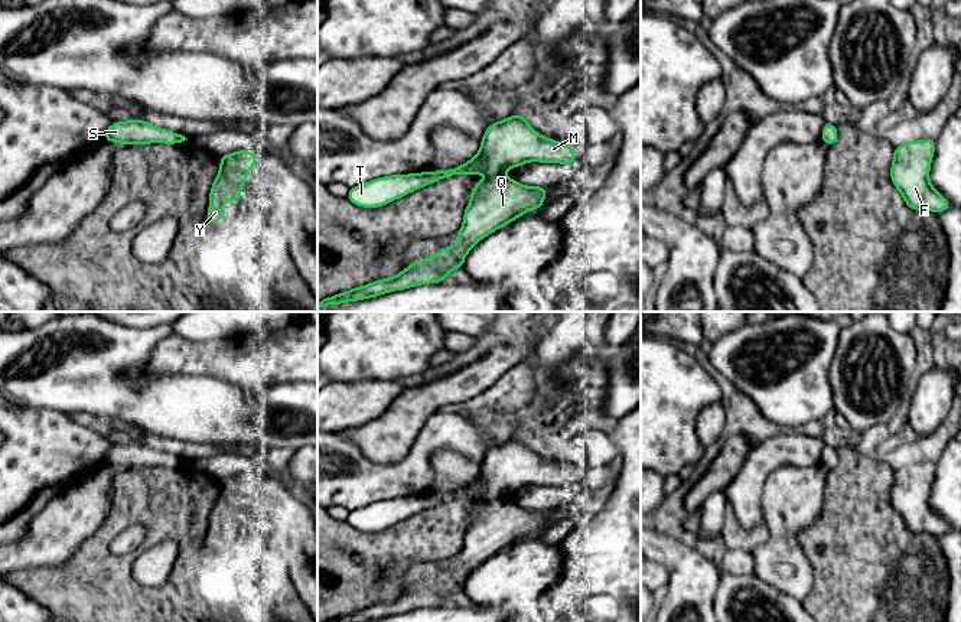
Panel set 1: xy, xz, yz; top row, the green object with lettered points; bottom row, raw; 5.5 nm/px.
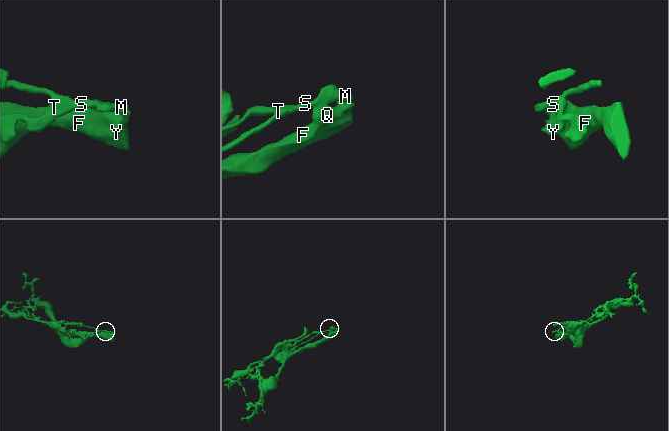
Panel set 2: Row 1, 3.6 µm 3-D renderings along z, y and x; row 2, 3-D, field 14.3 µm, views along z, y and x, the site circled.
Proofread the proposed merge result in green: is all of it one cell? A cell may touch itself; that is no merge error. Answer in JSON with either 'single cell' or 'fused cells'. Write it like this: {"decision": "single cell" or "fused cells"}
{"decision": "single cell"}

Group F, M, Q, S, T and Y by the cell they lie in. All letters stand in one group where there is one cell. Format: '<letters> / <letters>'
F M Q S T Y

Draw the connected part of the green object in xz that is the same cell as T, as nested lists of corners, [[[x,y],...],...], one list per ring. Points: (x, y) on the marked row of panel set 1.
[[[512,114],[505,120],[499,120],[488,126],[482,139],[479,152],[466,163],[453,169],[407,173],[407,175],[388,175],[377,178],[358,186],[349,188],[346,199],[361,208],[379,208],[395,199],[407,196],[408,193],[421,189],[427,185],[439,182],[456,175],[479,175],[486,173],[491,178],[478,182],[470,190],[470,202],[463,212],[463,224],[456,231],[457,241],[453,247],[442,247],[430,258],[417,258],[405,270],[397,273],[390,279],[379,279],[365,286],[354,287],[348,292],[336,293],[317,303],[317,307],[326,307],[329,305],[345,305],[348,302],[358,302],[372,299],[391,293],[395,290],[405,290],[430,283],[443,283],[443,280],[456,268],[463,268],[465,257],[469,251],[485,237],[496,229],[508,225],[517,218],[525,215],[532,209],[540,209],[547,198],[548,188],[543,186],[525,186],[517,179],[505,178],[502,173],[512,167],[519,167],[528,162],[538,163],[558,163],[574,165],[577,152],[566,144],[545,137],[535,131],[527,121],[524,114]]]

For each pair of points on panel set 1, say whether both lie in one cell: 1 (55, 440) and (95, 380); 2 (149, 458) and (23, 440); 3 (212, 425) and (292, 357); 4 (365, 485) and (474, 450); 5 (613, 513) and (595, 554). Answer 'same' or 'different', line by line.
1: different
2: different
3: different
4: same
5: same

